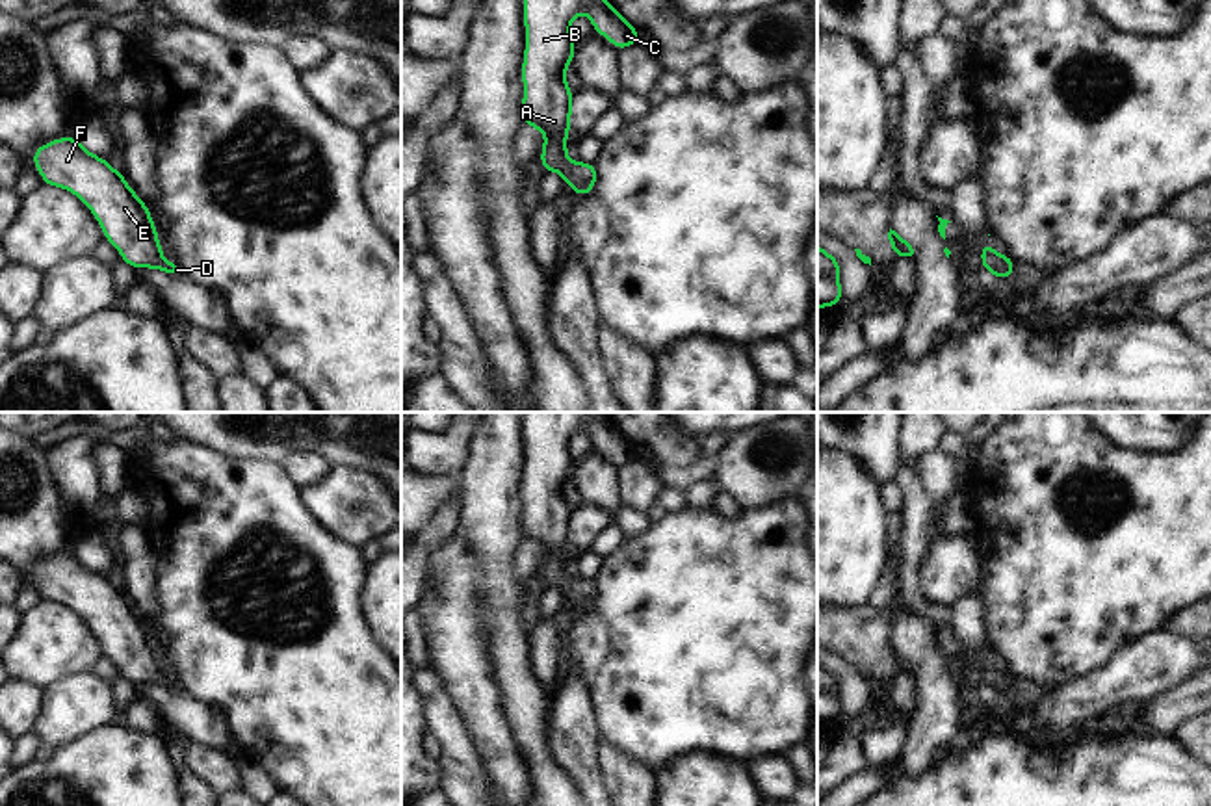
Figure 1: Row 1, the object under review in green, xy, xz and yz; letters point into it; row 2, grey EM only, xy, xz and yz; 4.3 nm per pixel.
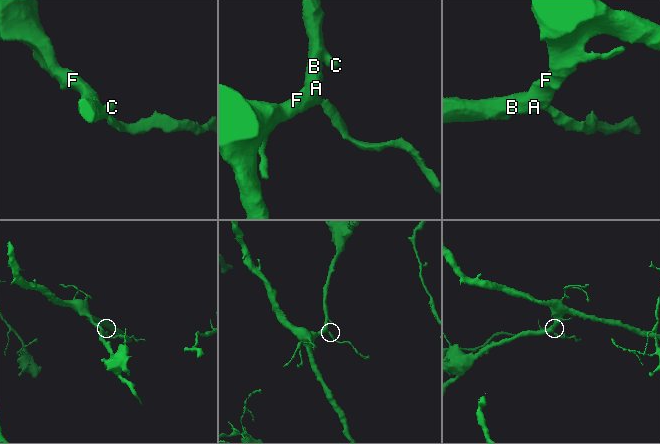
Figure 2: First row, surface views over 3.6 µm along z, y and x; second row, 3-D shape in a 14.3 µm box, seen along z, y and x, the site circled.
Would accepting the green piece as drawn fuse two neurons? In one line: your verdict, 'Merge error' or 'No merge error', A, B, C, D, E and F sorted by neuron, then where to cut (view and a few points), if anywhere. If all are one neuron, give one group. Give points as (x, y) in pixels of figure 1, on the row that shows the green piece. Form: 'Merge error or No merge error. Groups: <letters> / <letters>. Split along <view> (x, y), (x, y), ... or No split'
No merge error. Groups: A B C D E F. No split

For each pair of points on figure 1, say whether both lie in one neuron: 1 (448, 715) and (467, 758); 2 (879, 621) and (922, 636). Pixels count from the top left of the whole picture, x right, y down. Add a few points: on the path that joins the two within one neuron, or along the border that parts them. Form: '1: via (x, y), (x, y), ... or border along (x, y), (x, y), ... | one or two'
1: via (450, 727), (459, 747) | one
2: border along (916, 615), (901, 621), (888, 643) | two

